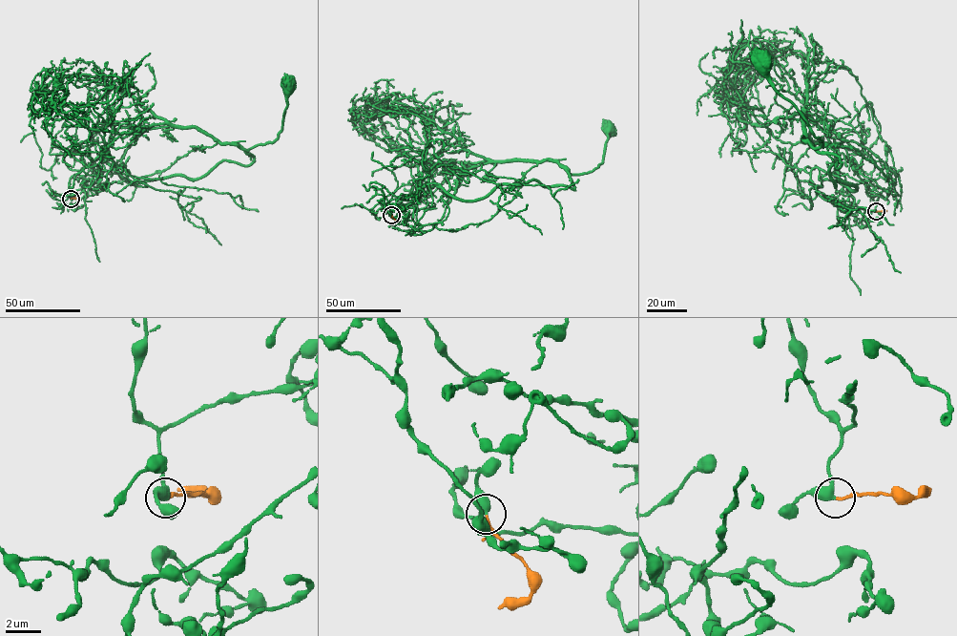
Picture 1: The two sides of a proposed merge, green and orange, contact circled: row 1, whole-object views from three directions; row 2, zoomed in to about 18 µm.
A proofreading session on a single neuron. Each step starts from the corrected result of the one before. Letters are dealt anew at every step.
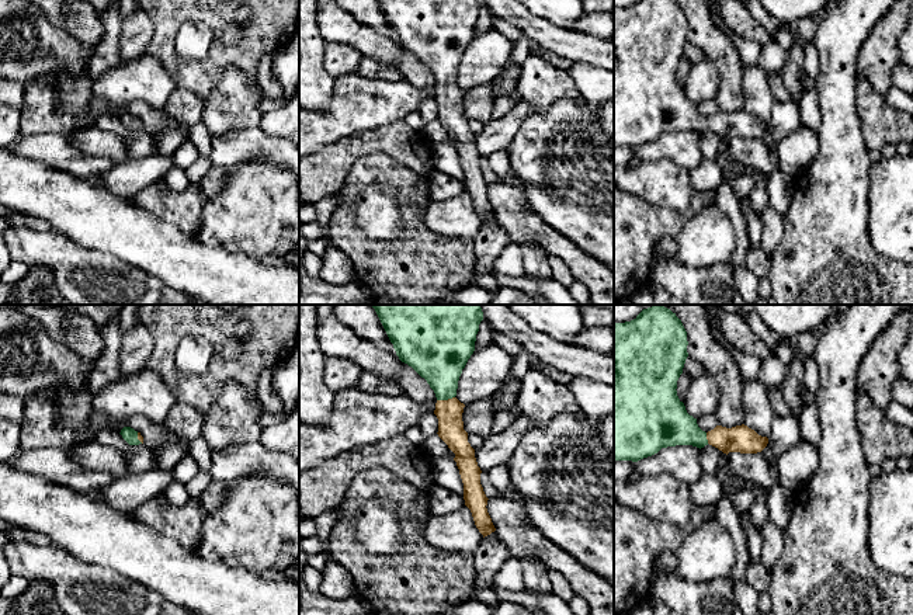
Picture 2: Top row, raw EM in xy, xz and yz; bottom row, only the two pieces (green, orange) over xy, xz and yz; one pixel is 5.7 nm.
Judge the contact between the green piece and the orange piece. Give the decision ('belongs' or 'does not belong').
belongs

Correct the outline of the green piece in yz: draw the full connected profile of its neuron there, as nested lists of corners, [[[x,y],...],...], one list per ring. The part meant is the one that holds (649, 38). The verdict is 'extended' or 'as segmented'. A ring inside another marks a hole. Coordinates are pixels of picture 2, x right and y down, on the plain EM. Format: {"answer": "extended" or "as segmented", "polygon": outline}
{"answer": "extended", "polygon": [[[638,0],[633,6],[614,8],[614,147],[632,146],[657,139],[662,133],[712,131],[723,139],[761,138],[768,124],[747,111],[716,111],[705,118],[677,81],[687,38],[687,17],[676,0]]]}

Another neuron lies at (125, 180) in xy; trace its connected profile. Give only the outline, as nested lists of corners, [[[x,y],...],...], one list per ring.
[[[159,154],[118,163],[103,174],[103,187],[119,198],[133,199],[139,191],[162,181],[173,167],[171,156]]]

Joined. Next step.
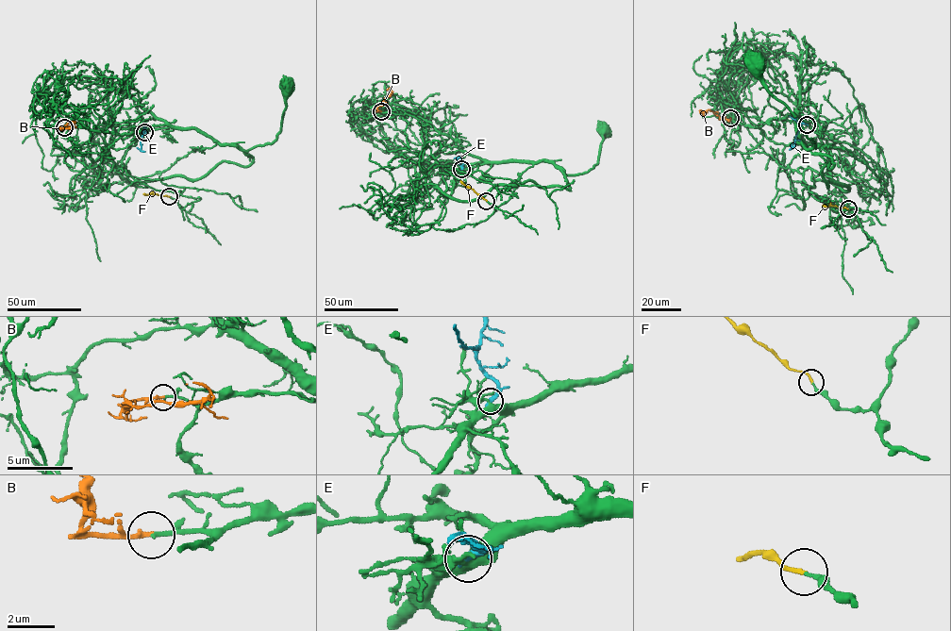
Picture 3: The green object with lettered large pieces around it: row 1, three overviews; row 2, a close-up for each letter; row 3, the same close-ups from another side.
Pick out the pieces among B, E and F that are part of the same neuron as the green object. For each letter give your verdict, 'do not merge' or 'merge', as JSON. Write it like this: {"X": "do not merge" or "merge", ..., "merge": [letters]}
{"B": "do not merge", "E": "do not merge", "F": "merge", "merge": ["F"]}

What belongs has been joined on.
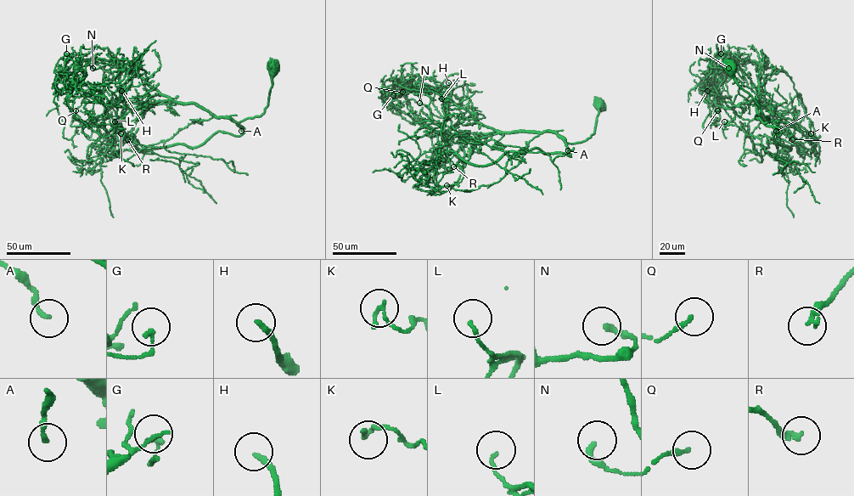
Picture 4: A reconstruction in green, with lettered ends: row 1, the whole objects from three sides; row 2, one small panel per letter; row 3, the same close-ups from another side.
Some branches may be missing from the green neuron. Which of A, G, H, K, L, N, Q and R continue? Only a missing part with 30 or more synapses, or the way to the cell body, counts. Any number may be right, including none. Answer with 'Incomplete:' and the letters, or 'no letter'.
Incomplete: no letter

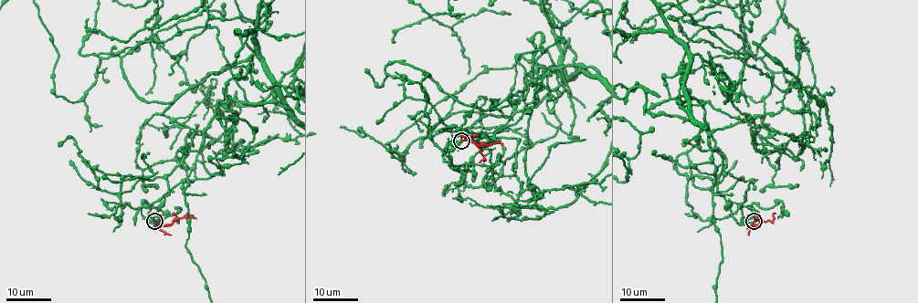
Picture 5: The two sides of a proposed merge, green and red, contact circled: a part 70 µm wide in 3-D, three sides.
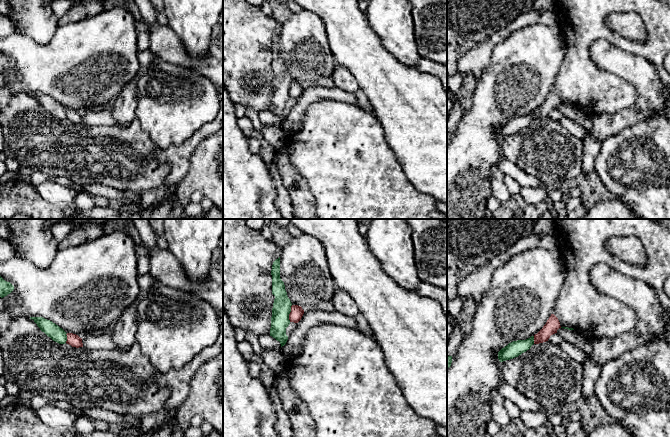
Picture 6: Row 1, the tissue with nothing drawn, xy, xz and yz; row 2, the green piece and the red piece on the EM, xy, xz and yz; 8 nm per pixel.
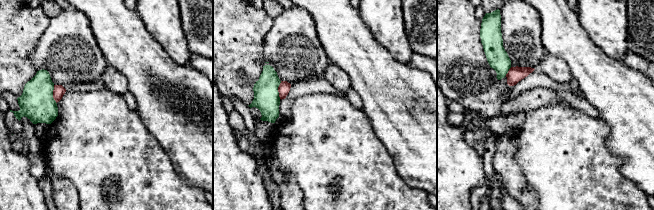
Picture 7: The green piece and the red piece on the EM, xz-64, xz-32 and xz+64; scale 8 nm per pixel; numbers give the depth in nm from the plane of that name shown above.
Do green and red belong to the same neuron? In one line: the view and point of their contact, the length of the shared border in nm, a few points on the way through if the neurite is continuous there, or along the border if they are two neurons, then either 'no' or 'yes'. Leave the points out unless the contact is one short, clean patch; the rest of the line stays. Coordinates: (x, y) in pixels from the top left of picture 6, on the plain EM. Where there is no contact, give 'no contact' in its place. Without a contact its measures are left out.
contact xz (289, 89); length 140 nm; border xz (292, 81), (289, 97); no

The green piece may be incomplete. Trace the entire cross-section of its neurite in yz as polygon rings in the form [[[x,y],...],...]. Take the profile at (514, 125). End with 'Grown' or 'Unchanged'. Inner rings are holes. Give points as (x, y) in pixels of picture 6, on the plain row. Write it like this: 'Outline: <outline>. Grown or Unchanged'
Outline: [[[534,112],[526,116],[517,116],[509,119],[498,128],[498,135],[500,138],[518,133],[526,128],[534,120]]]. Unchanged

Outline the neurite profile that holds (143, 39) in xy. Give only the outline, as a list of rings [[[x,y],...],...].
[[[139,28],[137,35],[137,49],[138,51],[146,51],[150,48],[150,36],[149,33]]]

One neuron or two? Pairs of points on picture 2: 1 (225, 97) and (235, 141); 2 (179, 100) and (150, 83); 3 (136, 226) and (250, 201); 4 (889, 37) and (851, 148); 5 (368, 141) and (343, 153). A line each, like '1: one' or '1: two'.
1: two
2: two
3: two
4: two
5: one

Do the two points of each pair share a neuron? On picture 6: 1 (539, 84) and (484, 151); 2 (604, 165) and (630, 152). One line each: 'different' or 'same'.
1: same
2: same

